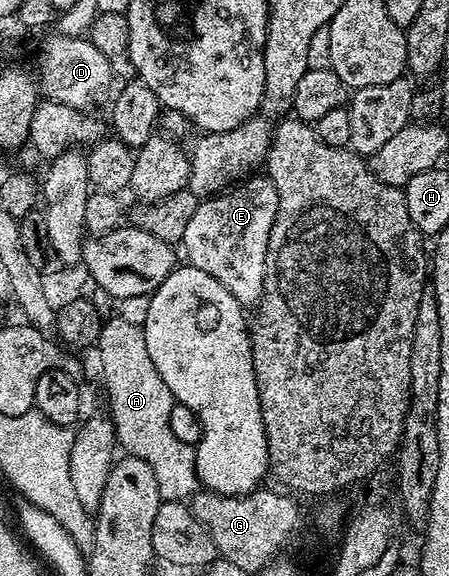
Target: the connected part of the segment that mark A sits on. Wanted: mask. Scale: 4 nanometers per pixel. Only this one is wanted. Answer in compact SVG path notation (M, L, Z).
M119 314L108 319L101 323L98 349L116 443L127 455L150 462L150 470L154 470L154 478L158 478L161 501L191 501L201 487L196 476L196 449L191 444L178 442L174 430L170 430L170 410L174 403L170 386L162 382L162 374L158 374L154 362L150 362L143 327L126 322Z

